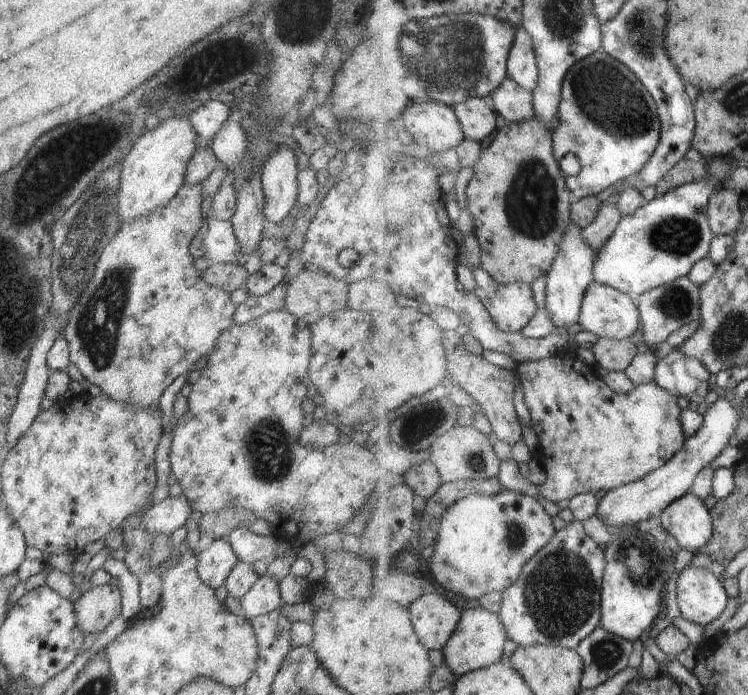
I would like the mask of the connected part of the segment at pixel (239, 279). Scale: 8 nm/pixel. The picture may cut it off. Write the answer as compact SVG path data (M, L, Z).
M237 263L210 264L205 272L200 273L206 284L222 288L227 293L244 288L245 281L249 276L246 265Z

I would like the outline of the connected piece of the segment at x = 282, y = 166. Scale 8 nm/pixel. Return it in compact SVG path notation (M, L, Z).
M276 145L261 167L259 176L265 196L262 212L266 222L282 222L298 200L296 159L296 152L290 146Z

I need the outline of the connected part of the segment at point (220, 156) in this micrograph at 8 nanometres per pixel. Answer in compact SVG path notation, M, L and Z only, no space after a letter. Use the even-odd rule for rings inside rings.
M228 119L209 143L217 162L222 162L224 168L232 173L244 158L248 140L241 124Z

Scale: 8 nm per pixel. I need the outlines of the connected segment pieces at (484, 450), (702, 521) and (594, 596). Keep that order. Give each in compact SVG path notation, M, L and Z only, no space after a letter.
M458 426L452 432L444 434L432 448L434 464L440 469L443 482L456 483L460 480L482 480L482 478L500 478L502 474L502 460L496 452L495 444L487 434L483 434L477 427L464 428Z
M693 492L671 504L662 516L662 526L677 549L696 555L711 542L715 523L703 498Z
M574 520L539 552L518 583L503 592L501 619L508 636L519 646L535 644L579 646L603 624L603 590L607 572L605 546L595 542L584 523Z

